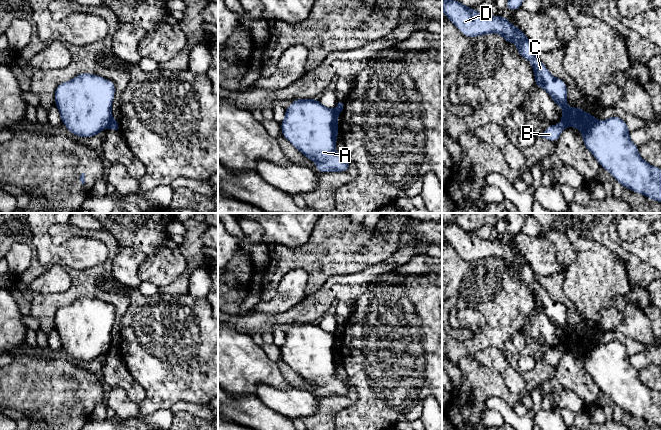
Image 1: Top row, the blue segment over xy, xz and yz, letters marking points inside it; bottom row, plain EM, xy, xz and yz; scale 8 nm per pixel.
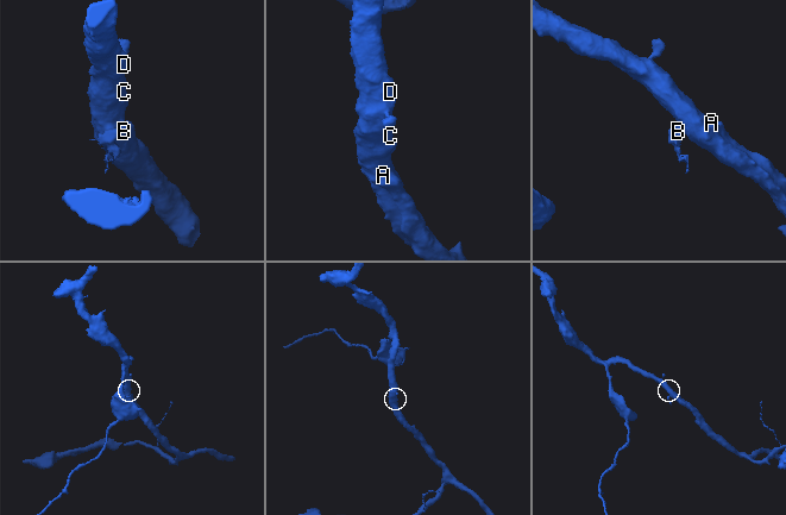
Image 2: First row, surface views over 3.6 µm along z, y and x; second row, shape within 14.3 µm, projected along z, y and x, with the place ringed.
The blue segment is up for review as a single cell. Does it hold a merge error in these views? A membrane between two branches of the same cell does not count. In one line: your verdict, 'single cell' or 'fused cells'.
fused cells

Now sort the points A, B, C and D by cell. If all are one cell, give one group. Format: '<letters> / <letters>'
A C D / B

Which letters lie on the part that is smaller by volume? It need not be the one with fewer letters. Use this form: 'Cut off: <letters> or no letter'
Cut off: B

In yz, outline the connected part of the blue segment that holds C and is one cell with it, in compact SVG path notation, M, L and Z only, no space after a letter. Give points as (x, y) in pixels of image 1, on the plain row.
M442 222L442 235L466 261L497 257L509 269L511 266L516 267L519 279L532 288L535 310L542 311L551 320L554 327L563 333L561 341L567 345L568 350L575 351L581 356L585 372L592 377L601 392L607 394L624 412L661 427L661 393L651 389L639 379L638 370L631 365L625 344L618 340L612 340L607 344L597 344L594 339L583 335L580 331L569 332L566 307L562 303L554 301L548 295L547 291L536 280L536 275L524 256L511 248L507 242L499 239L484 239L455 223Z

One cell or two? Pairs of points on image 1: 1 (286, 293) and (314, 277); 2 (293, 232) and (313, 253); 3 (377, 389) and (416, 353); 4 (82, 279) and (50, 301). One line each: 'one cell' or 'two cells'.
1: two cells
2: two cells
3: one cell
4: one cell

